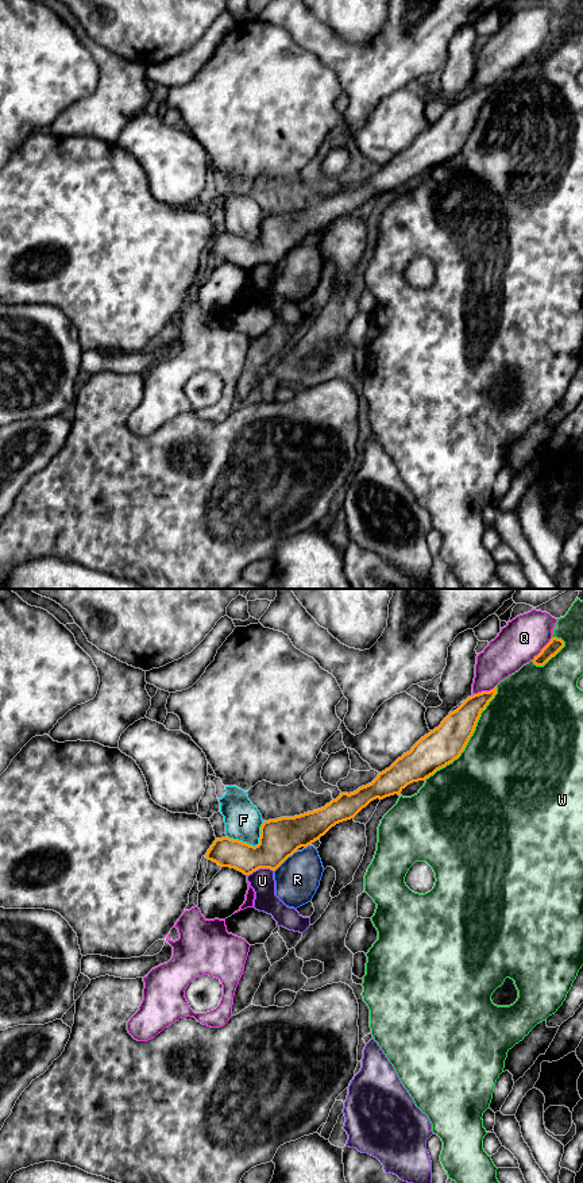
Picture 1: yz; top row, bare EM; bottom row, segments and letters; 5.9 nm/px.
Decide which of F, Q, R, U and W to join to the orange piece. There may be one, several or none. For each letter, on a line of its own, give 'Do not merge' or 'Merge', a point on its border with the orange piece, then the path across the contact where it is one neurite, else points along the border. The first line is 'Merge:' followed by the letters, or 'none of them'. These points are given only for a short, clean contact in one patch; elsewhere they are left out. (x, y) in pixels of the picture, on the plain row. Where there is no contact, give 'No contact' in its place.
Merge: none of them
F: Do not merge. Touches orange at yz (253, 241)
Q: Do not merge. Touches orange at yz (543, 43)
R: Do not merge. Touches orange at yz (285, 254). Boundary: yz (297, 246), (274, 266)
U: Do not merge. Touches orange at yz (259, 262). Boundary: yz (273, 265), (257, 264), (247, 270)
W: Do not merge. Touches orange at yz (468, 134)

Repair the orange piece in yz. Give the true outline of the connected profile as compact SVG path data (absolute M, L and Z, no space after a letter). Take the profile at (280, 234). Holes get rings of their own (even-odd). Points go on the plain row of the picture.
M497 81L468 92L371 178L350 189L340 188L321 204L263 216L259 239L255 242L227 231L216 234L205 253L244 270L259 263L275 266L298 243L310 240L336 219L354 213L371 196L399 190L408 180L425 176L457 154L472 131L480 108L495 89Z

